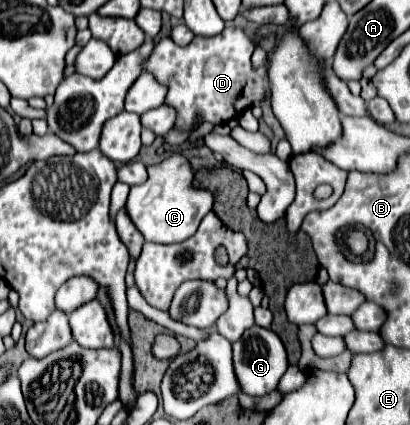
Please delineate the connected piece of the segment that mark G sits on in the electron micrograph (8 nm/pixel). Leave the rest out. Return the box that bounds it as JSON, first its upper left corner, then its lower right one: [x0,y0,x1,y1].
[232,326,288,396]

